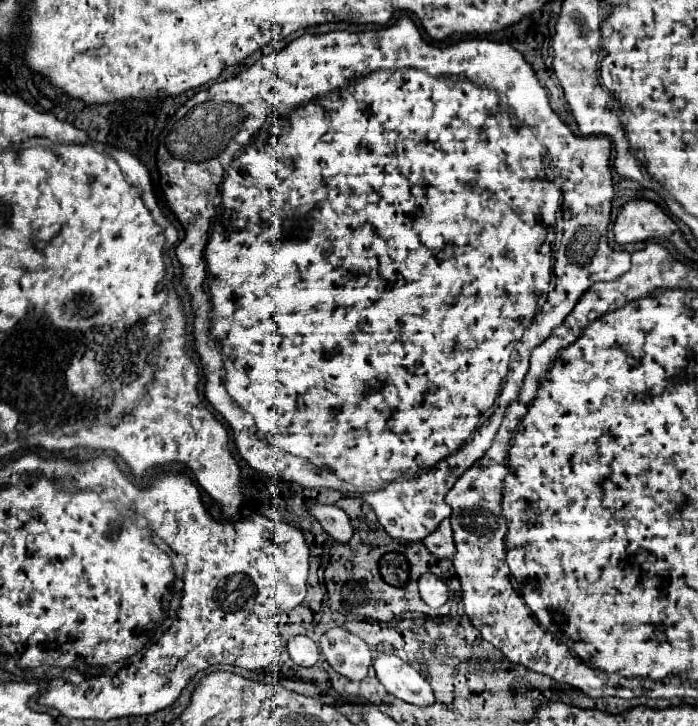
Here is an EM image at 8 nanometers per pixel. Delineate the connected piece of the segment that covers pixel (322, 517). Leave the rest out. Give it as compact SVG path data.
M312 505L308 507L308 513L318 519L318 523L324 527L324 531L334 537L340 543L346 543L352 537L352 525L348 515L334 507L334 505Z

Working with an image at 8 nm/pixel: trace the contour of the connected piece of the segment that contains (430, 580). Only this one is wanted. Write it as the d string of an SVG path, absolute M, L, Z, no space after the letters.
M424 573L418 583L420 583L422 601L432 609L442 607L452 597L452 591L448 589L448 585L434 573Z

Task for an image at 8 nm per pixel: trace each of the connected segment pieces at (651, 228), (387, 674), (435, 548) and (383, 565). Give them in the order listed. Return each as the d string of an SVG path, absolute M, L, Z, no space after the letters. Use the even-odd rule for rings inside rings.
M646 199L628 201L614 223L614 239L618 245L648 239L668 239L678 229L676 223L660 209L658 203Z
M382 653L374 659L374 669L378 681L386 687L386 691L396 695L398 699L418 707L434 703L434 693L428 681L400 657Z
M444 519L436 531L432 531L432 535L428 535L428 539L422 541L428 551L432 551L432 555L436 557L452 557L456 547L454 547L454 539L452 539L452 529L450 529L450 521Z
M392 551L380 559L380 575L388 585L404 587L404 583L408 583L408 573L408 559L402 553Z

